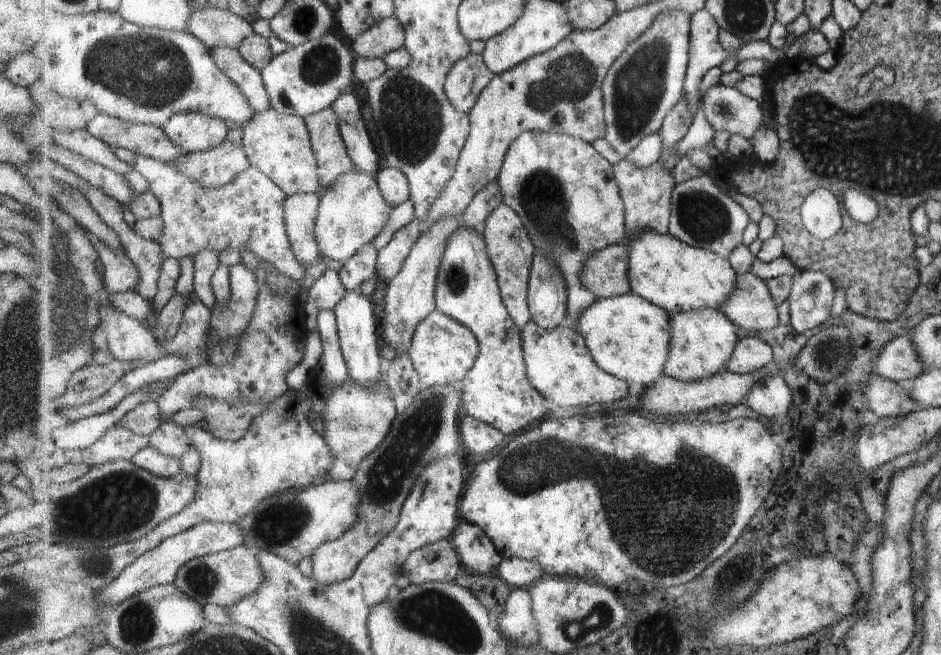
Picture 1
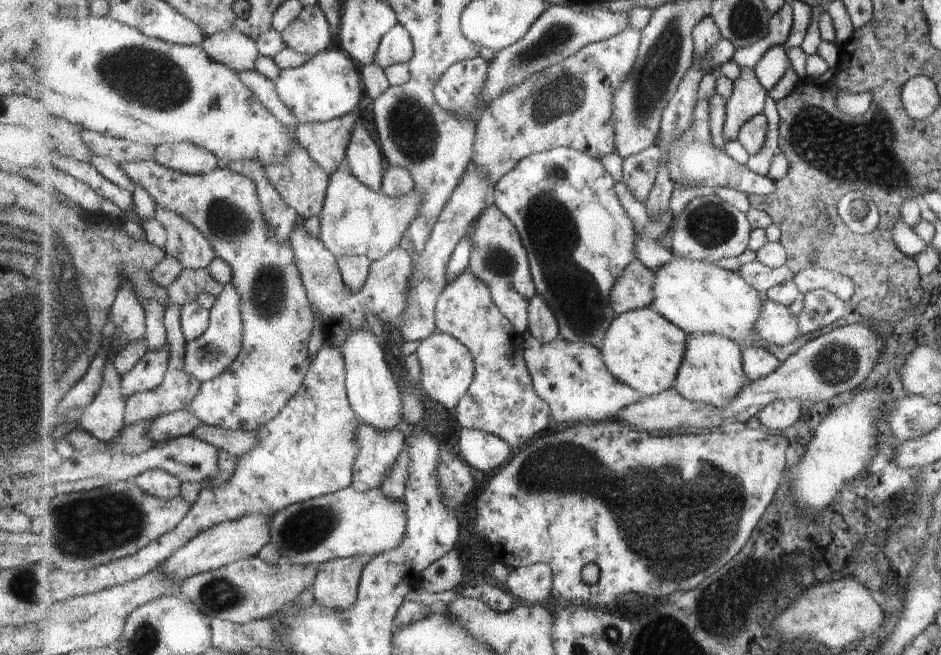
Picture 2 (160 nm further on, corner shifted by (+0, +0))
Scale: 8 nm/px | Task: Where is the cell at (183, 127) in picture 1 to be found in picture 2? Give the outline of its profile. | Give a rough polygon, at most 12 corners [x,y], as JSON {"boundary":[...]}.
{"boundary":[[171,142],[154,160],[183,174],[207,174],[218,155],[195,142]]}

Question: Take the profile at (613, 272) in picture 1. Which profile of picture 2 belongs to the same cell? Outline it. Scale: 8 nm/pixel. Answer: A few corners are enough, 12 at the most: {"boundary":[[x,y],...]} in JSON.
{"boundary":[[635,258],[615,282],[615,313],[651,307],[655,274]]}

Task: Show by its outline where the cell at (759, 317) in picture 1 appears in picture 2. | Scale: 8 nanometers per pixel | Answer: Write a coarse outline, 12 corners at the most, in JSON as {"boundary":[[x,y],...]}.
{"boundary":[[766,294],[754,334],[778,346],[802,335],[799,318]]}

